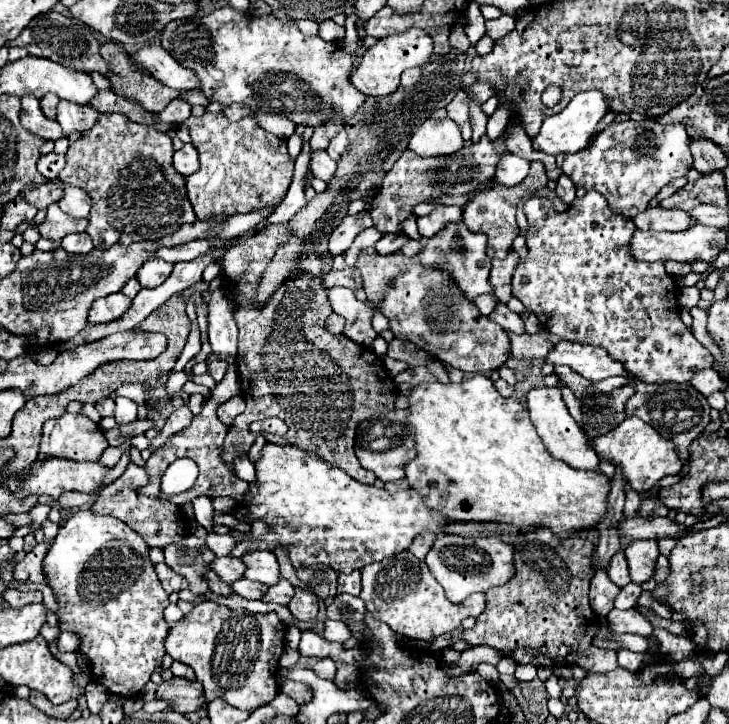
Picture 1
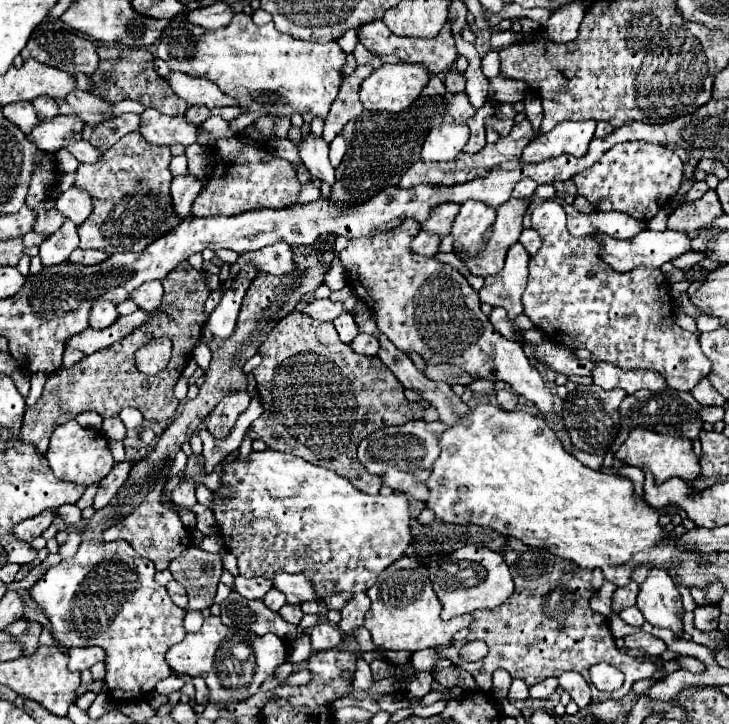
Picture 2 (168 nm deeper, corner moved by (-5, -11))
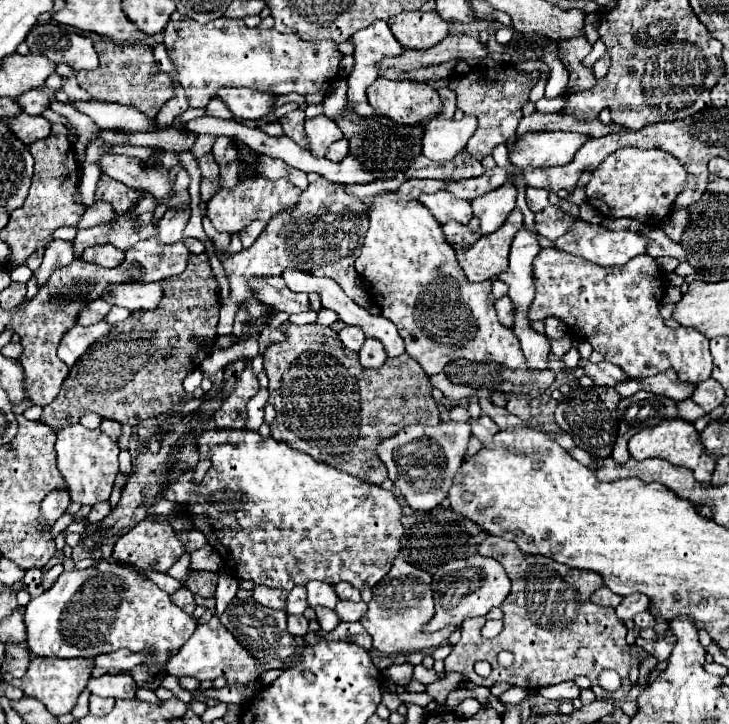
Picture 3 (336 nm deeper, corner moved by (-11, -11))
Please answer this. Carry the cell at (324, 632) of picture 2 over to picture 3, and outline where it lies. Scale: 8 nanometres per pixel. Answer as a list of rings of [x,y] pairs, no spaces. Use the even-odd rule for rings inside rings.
[[[313,607],[313,611],[315,611],[317,621],[319,621],[319,625],[321,625],[323,631],[333,631],[333,629],[341,623],[339,615],[337,615],[333,609],[327,609],[327,607]]]

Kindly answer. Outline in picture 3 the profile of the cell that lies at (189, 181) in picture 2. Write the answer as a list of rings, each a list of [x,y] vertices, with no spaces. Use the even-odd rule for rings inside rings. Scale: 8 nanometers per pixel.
[[[167,211],[163,219],[159,221],[159,243],[177,243],[183,239],[183,229],[187,225],[187,213],[177,213],[177,211]]]

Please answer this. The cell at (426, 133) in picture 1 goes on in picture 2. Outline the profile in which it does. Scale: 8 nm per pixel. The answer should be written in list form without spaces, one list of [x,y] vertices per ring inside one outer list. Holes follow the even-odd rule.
[[[451,123],[451,125],[437,125],[429,131],[421,159],[423,161],[455,161],[457,155],[465,149],[469,141],[469,127]]]

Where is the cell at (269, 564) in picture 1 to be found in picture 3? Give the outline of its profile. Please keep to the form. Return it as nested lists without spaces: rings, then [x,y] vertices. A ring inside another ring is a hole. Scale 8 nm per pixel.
[[[311,581],[307,583],[307,603],[313,605],[323,605],[333,609],[339,603],[339,597],[333,589],[333,585],[323,583],[323,581]]]

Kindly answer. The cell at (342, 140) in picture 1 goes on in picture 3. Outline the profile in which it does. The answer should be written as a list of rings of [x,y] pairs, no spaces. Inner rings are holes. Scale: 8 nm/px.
[[[341,139],[341,141],[335,141],[329,149],[327,149],[327,159],[331,159],[331,161],[341,161],[345,155],[347,155],[347,151],[349,151],[349,141],[347,139]]]

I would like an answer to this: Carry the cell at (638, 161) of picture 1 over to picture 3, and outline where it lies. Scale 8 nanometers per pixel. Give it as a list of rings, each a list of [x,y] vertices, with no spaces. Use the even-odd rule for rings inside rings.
[[[625,147],[611,153],[593,171],[591,181],[585,187],[587,203],[595,207],[607,219],[635,219],[639,223],[659,223],[671,211],[677,195],[683,191],[687,173],[683,165],[665,151],[659,149],[635,149]]]

